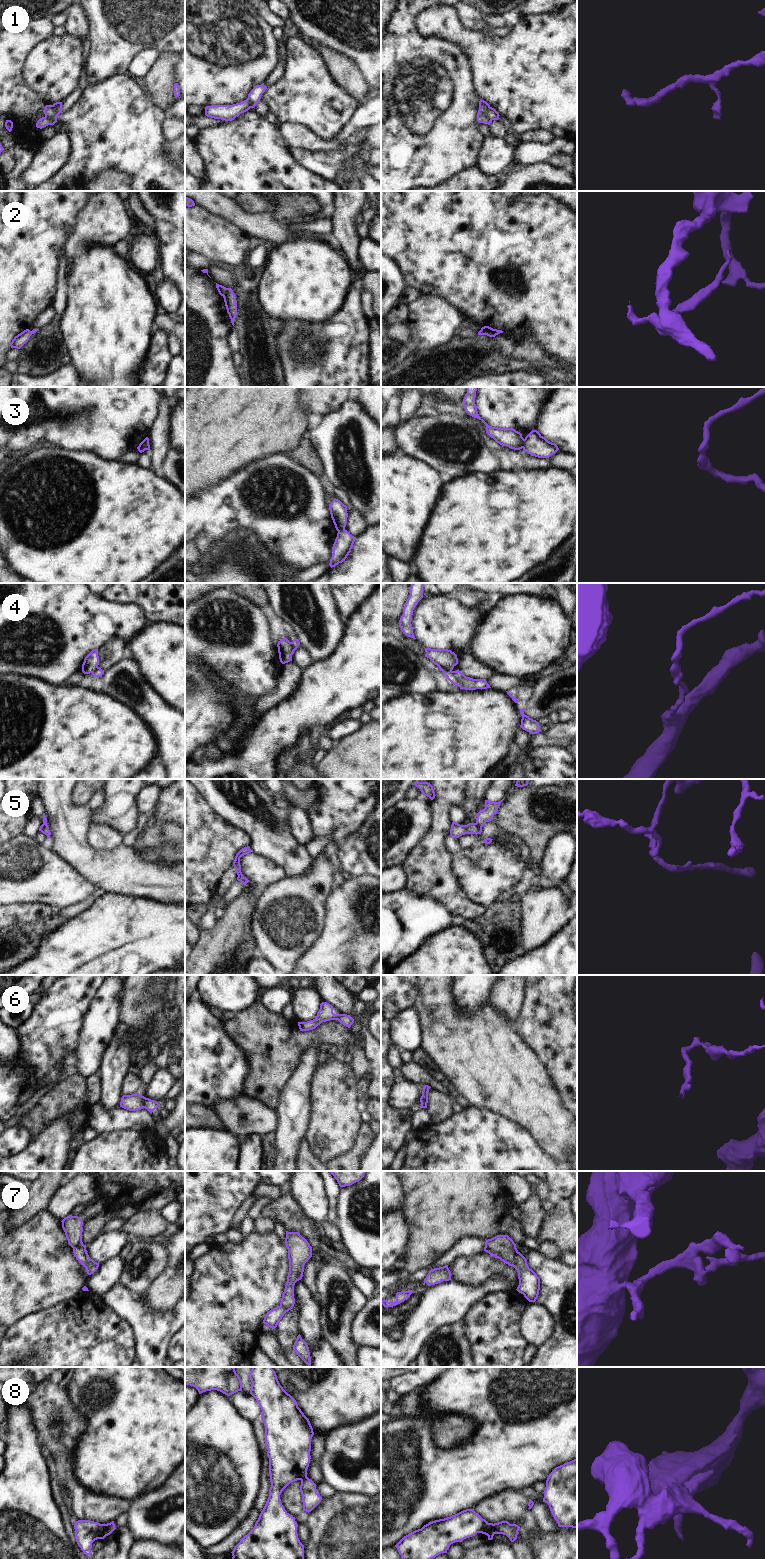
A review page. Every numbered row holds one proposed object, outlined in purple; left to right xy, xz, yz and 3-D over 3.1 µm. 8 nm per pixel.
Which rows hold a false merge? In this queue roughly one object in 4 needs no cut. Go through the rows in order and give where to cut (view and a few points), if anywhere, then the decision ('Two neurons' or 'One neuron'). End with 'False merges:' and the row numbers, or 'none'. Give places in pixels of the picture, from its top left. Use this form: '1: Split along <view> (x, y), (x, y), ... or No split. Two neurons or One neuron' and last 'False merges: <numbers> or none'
1: Split along yz (489, 107), (487, 116), (491, 120). Two neurons
2: Split along xz (228, 288), (223, 297). Two neurons
3: Split along yz (524, 439), (522, 447). Two neurons
4: Split along yz (438, 665), (451, 670). Two neurons
5: Split along yz (475, 823), (481, 828). Two neurons
6: Split along xy (141, 1096), (144, 1107). Two neurons
7: Split along yz (517, 1251), (518, 1273). Two neurons
8: Split along xy (105, 1524), (108, 1534). Two neurons
False merges: 1, 2, 3, 4, 5, 6, 7, 8.

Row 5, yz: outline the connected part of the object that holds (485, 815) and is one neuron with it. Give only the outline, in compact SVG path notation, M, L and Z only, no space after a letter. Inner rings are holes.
M504 798L500 802L485 800L485 808L477 813L476 824L482 828L486 822L491 821L491 819L497 813L497 810Z

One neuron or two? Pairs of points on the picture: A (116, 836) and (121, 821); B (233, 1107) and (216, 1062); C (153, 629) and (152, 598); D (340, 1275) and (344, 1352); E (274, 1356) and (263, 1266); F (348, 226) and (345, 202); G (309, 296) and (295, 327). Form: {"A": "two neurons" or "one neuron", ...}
{"A": "two neurons", "B": "two neurons", "C": "two neurons", "D": "one neuron", "E": "two neurons", "F": "one neuron", "G": "two neurons"}

